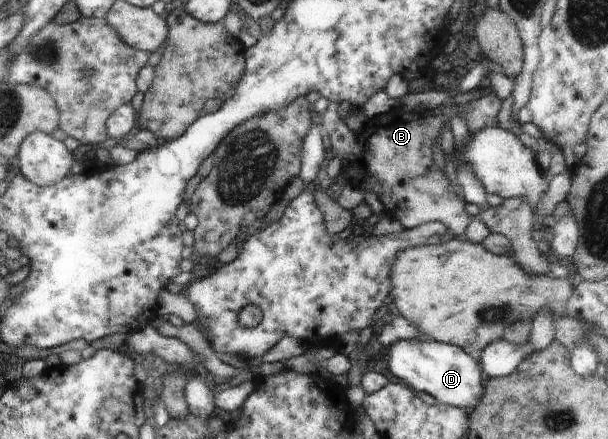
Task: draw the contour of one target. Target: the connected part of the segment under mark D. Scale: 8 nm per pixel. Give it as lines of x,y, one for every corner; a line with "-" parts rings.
425,338
420,341
399,340
389,346
388,368
410,389
429,393
439,404
465,410
477,405
482,398
485,382
481,379
479,364
464,349

